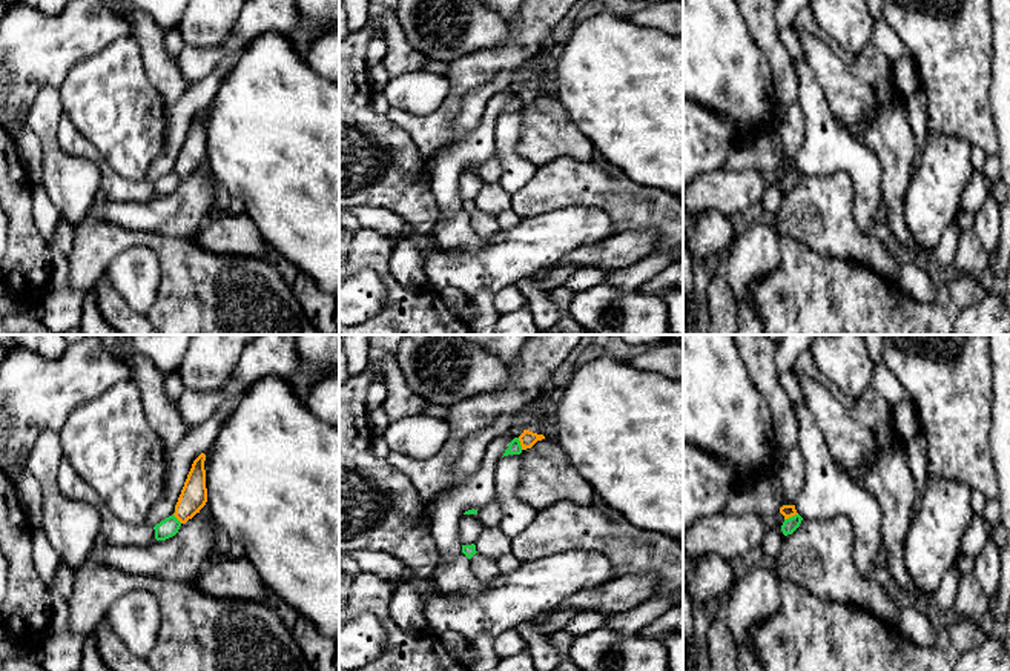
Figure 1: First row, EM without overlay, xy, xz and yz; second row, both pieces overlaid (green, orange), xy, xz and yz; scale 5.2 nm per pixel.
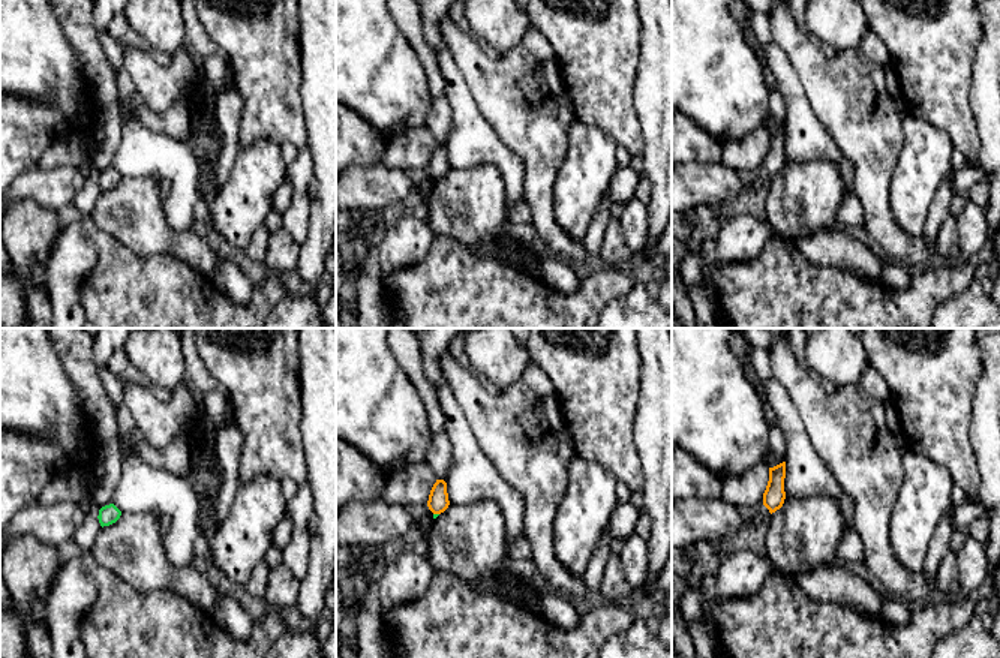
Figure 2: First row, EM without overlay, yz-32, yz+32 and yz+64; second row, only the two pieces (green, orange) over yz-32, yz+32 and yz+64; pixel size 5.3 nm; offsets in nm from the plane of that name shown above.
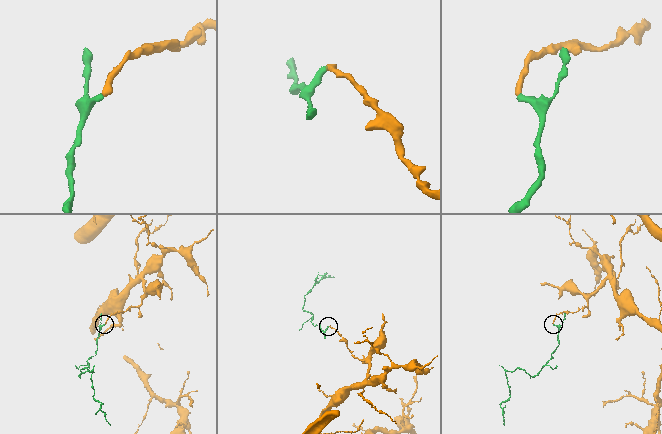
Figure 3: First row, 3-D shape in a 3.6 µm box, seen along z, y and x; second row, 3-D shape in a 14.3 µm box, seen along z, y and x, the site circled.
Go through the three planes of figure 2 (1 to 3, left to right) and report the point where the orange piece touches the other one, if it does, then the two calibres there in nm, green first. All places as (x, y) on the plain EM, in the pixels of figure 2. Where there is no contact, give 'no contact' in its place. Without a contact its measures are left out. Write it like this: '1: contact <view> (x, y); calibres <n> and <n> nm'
1: no contact
2: contact yz+32 (437, 179); calibres 20 and 110 nm
3: no contact

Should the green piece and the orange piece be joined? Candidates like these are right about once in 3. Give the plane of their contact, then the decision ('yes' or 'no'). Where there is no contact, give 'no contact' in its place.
contact in yz; no

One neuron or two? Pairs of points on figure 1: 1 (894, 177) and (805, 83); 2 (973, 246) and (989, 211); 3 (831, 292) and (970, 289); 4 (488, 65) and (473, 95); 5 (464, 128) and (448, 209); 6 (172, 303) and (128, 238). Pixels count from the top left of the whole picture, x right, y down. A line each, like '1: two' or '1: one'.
1: two
2: two
3: one
4: two
5: two
6: one

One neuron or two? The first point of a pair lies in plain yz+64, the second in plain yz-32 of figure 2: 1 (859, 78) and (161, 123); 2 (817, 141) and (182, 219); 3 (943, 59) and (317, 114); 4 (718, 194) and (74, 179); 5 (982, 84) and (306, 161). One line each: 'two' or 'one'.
1: two
2: one
3: two
4: one
5: two

